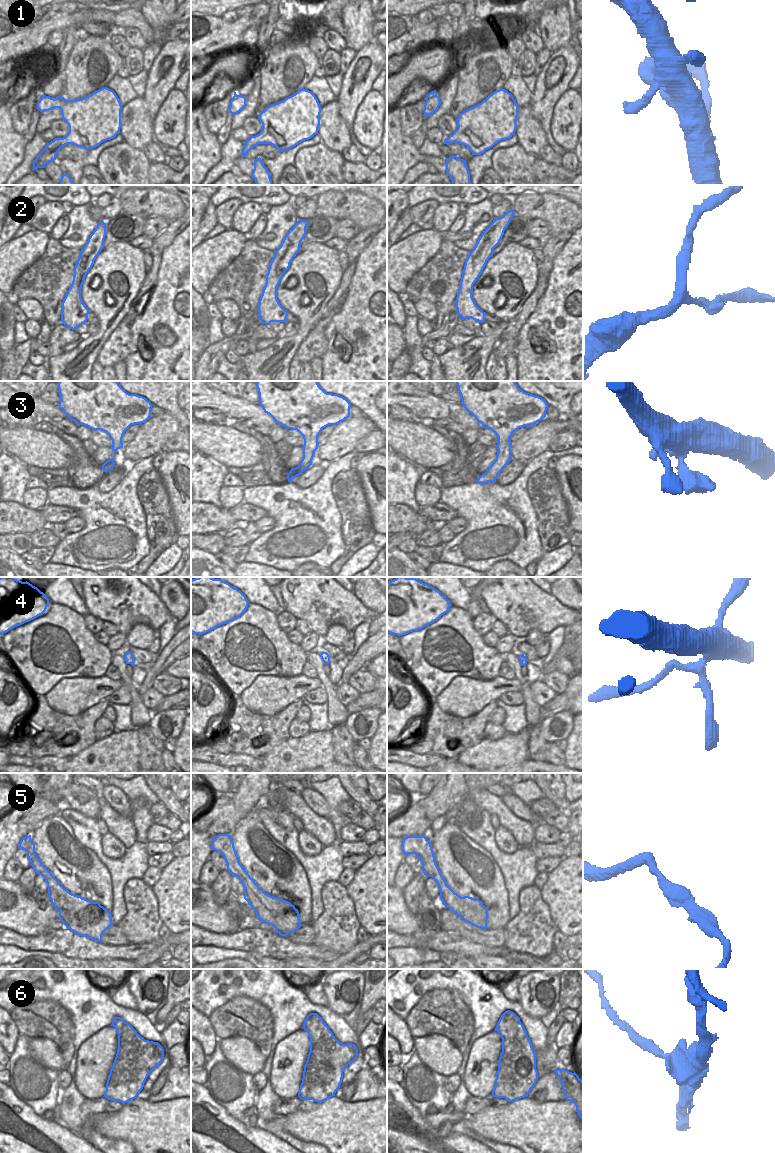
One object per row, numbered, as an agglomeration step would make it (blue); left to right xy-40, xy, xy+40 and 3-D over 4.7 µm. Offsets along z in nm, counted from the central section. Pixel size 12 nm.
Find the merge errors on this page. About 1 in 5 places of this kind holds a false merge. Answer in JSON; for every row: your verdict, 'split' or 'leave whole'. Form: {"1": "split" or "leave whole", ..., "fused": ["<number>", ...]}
{"1": "leave whole", "2": "leave whole", "3": "leave whole", "4": "split", "5": "leave whole", "6": "split", "fused": ["4", "6"]}

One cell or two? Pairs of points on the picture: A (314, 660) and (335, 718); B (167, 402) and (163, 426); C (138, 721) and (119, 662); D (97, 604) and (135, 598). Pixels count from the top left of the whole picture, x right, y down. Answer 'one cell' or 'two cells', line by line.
A: one cell
B: two cells
C: one cell
D: one cell

